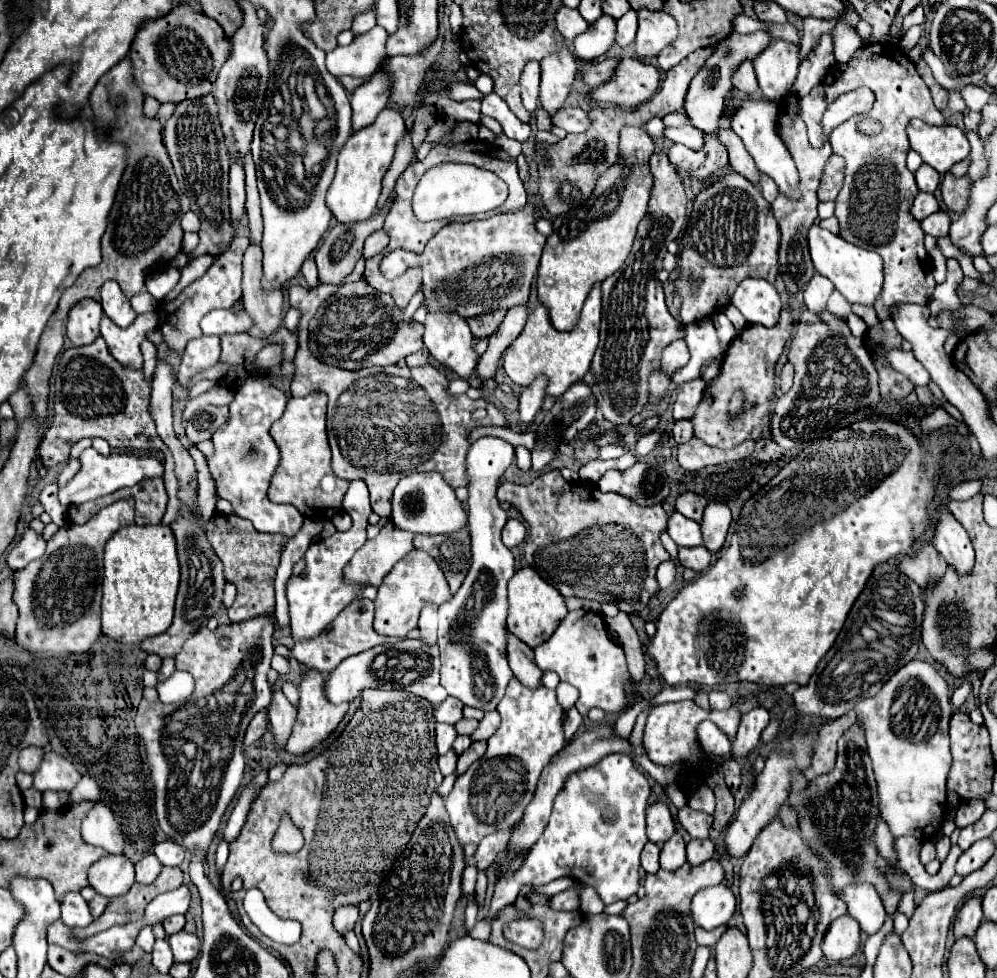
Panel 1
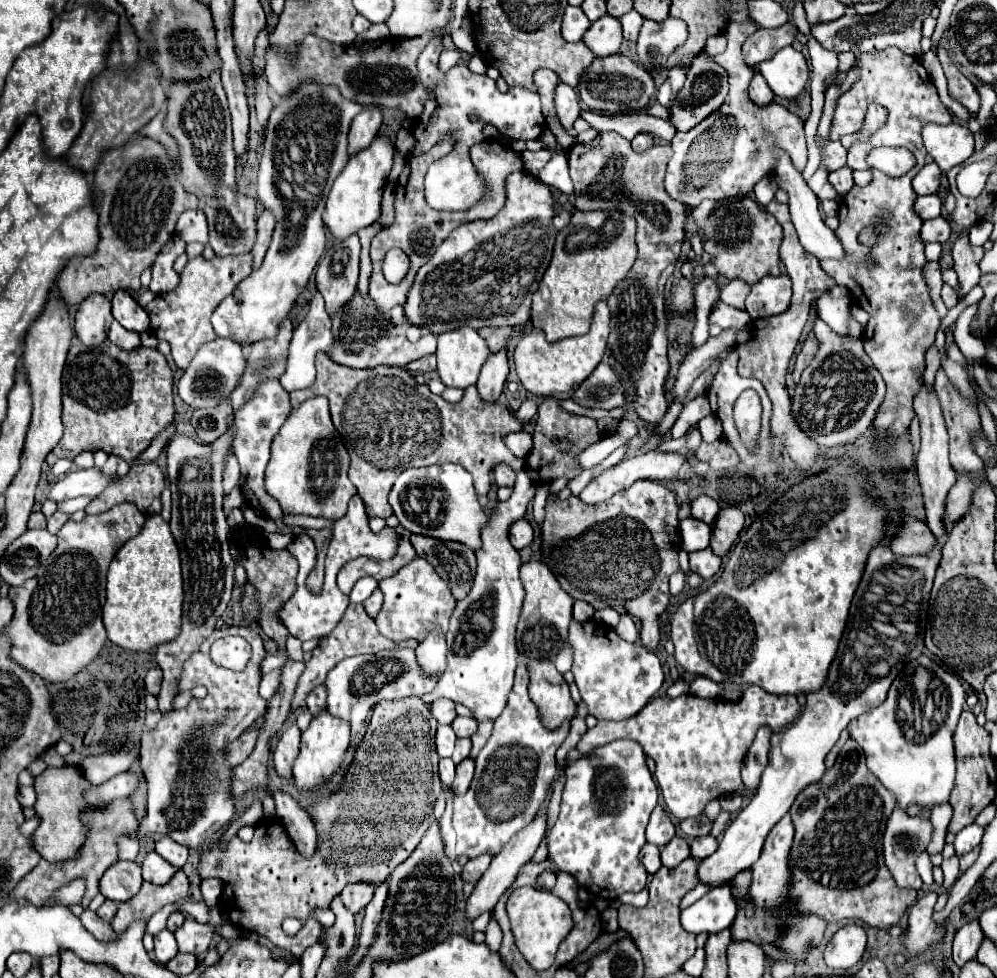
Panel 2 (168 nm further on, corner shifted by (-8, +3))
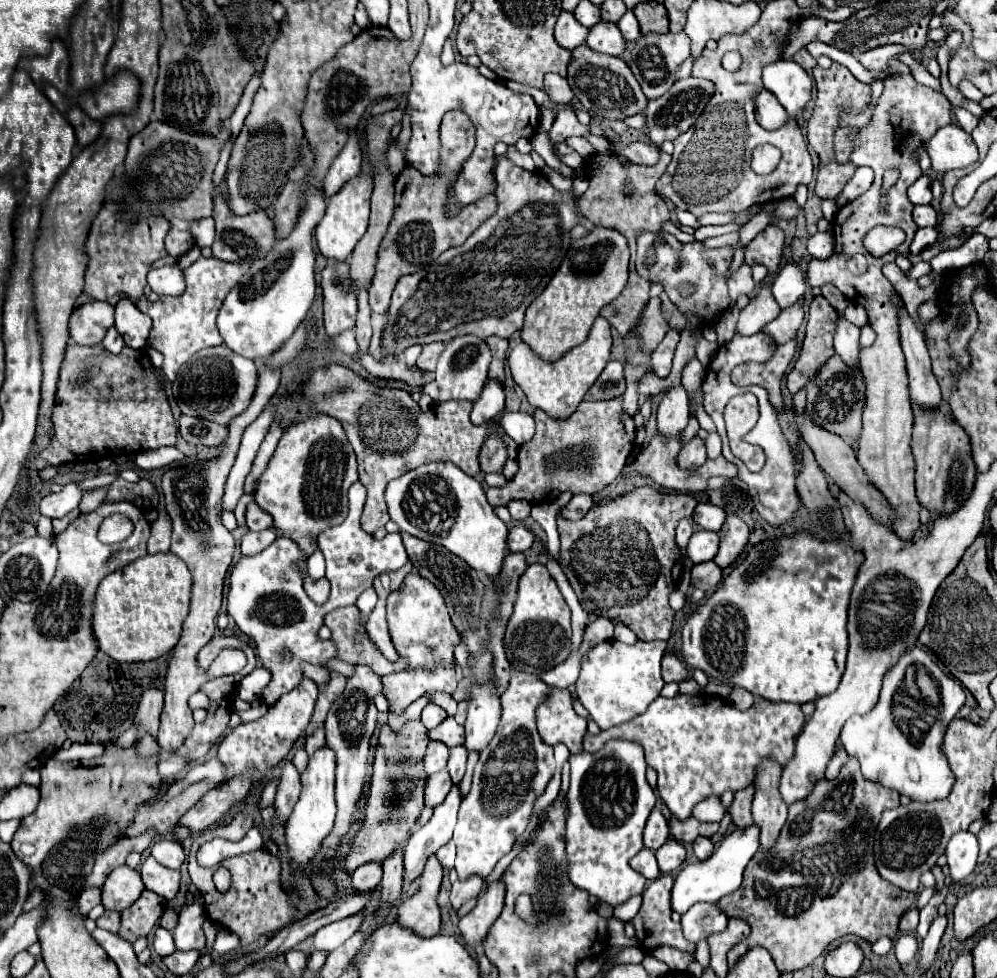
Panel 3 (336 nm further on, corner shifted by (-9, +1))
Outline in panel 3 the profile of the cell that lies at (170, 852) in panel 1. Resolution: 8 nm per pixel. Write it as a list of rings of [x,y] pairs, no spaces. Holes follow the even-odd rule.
[[[157,841],[153,847],[151,847],[151,855],[165,867],[169,869],[179,869],[181,863],[185,861],[185,853],[183,853],[183,847],[177,843],[177,841]]]

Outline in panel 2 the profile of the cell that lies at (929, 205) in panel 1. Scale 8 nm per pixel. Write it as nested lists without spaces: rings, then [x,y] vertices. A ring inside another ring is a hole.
[[[924,195],[924,197],[916,199],[914,209],[924,221],[926,219],[934,219],[934,217],[942,215],[942,201],[940,201],[938,195]]]

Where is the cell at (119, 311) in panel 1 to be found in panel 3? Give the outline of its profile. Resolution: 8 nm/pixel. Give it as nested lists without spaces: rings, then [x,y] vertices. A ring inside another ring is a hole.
[[[121,299],[115,307],[115,327],[121,333],[127,347],[143,349],[149,337],[149,317],[137,309],[131,299]]]

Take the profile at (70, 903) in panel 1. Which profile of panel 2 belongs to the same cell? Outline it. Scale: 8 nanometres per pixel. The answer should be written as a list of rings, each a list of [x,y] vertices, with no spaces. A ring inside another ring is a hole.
[[[84,909],[84,913],[80,915],[80,921],[82,921],[82,925],[84,925],[90,933],[94,933],[94,937],[98,937],[100,941],[106,941],[106,939],[116,937],[116,933],[112,931],[110,923],[106,923],[104,919],[100,919],[100,917],[98,917],[94,911],[90,911],[90,909]]]

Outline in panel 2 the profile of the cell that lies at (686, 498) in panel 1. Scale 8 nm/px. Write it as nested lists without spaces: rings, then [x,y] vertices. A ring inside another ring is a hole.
[[[708,495],[696,497],[690,505],[692,505],[692,517],[696,517],[696,519],[708,523],[708,525],[714,523],[714,519],[716,519],[716,515],[720,511],[718,503],[712,497],[708,497]]]

